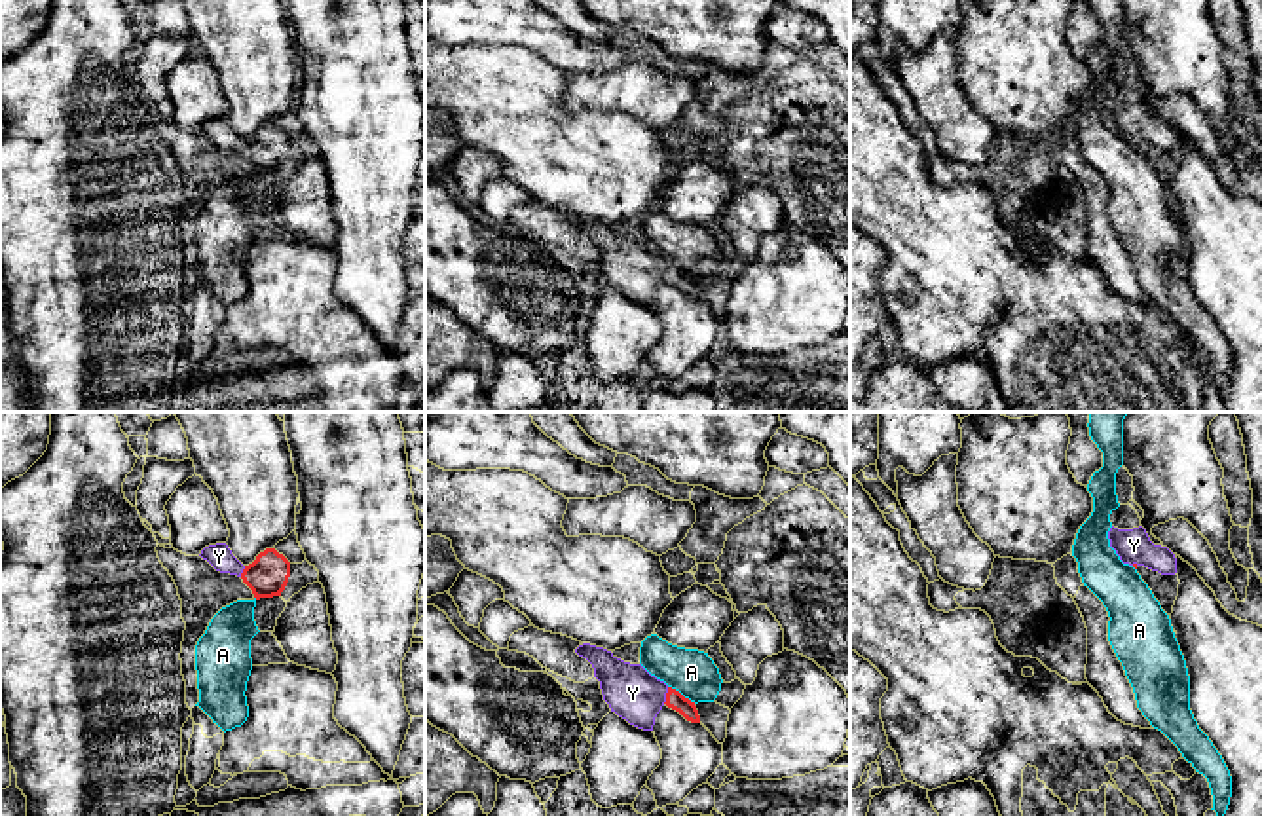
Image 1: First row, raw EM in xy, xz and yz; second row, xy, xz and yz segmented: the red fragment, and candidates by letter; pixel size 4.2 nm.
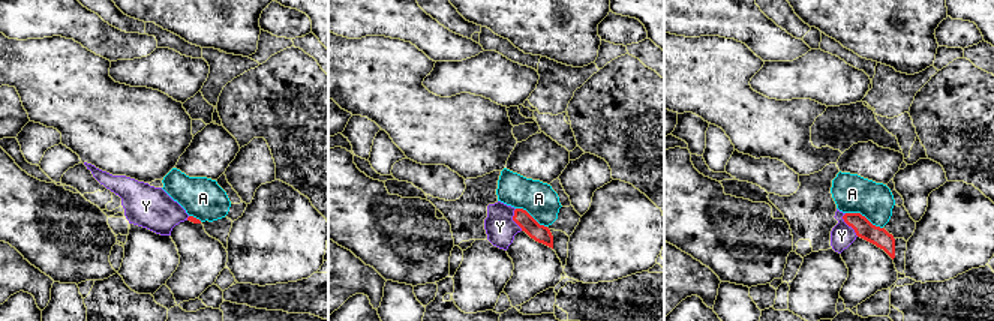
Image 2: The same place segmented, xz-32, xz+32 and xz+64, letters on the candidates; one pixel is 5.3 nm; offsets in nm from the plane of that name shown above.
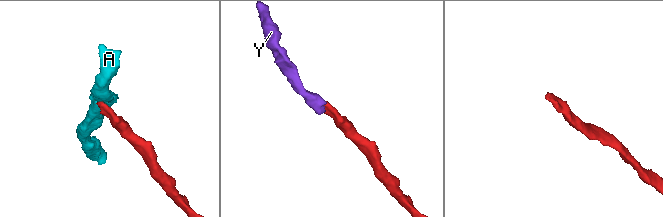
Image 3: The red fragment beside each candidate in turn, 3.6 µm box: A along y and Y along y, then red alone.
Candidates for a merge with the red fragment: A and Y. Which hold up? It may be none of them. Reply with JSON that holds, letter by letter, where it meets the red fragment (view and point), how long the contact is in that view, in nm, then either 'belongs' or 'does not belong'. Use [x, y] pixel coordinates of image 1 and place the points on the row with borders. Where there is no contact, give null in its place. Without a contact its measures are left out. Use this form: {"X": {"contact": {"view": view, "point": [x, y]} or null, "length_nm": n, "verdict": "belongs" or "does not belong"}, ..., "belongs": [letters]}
{"A": {"contact": {"view": "xz", "point": [680, 693]}, "length_nm": 140, "verdict": "does not belong"}, "Y": {"contact": {"view": "xz", "point": [667, 695]}, "length_nm": 80, "verdict": "belongs"}, "belongs": ["Y"]}

